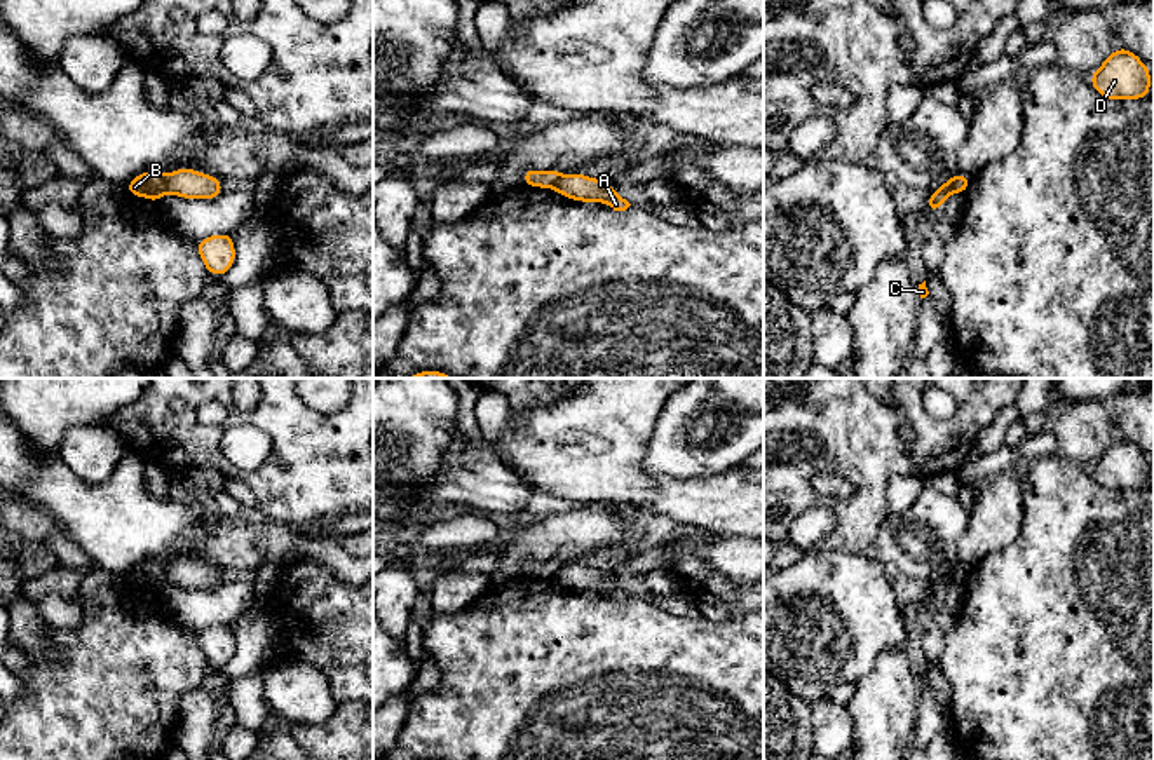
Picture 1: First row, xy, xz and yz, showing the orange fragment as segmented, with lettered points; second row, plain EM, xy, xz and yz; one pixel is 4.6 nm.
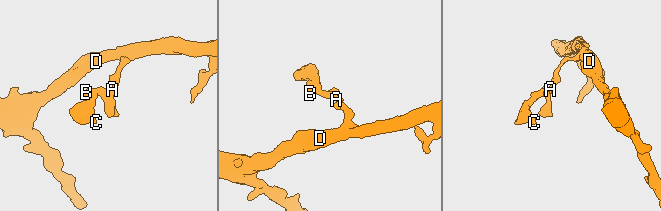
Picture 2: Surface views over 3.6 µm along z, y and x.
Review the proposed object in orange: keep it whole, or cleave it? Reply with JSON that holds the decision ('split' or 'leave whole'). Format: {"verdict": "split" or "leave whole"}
{"verdict": "split"}

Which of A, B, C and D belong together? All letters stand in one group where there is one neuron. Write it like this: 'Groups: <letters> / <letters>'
Groups: A D / B C

